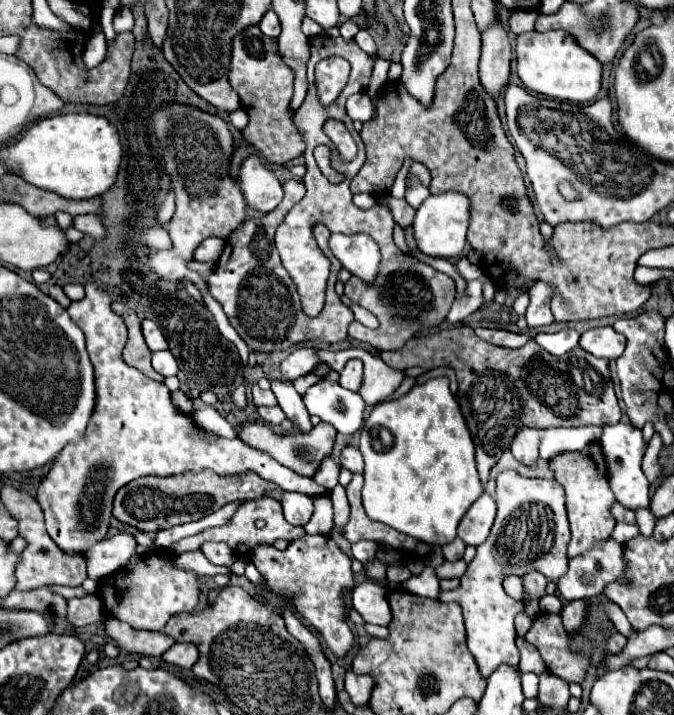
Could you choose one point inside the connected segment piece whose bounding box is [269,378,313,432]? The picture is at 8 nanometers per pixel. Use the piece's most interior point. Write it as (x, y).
(290, 402)

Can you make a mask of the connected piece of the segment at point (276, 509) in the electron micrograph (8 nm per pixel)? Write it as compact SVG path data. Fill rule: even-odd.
M263 496L263 498L257 498L257 500L247 500L247 502L243 502L227 524L215 526L215 528L207 528L207 530L195 534L195 536L189 536L189 538L183 538L183 540L175 542L175 544L171 546L171 552L173 552L173 554L183 554L183 552L201 548L201 544L207 542L207 540L213 540L213 542L225 542L235 554L251 554L253 548L259 546L259 544L273 544L273 540L277 540L277 538L295 540L295 538L299 538L299 536L303 536L303 534L305 534L305 530L303 530L301 526L287 524L287 520L283 518L283 510L281 510L279 500L269 498L269 496ZM257 518L263 518L263 520L267 522L265 528L259 530L259 528L255 526L255 520L257 520Z

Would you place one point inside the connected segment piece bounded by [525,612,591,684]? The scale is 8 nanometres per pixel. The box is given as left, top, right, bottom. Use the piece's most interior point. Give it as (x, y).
(547, 634)

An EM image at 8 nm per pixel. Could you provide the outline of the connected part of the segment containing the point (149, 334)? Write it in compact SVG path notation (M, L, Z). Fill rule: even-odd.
M143 320L143 336L145 336L145 342L151 352L167 348L167 340L153 320Z

